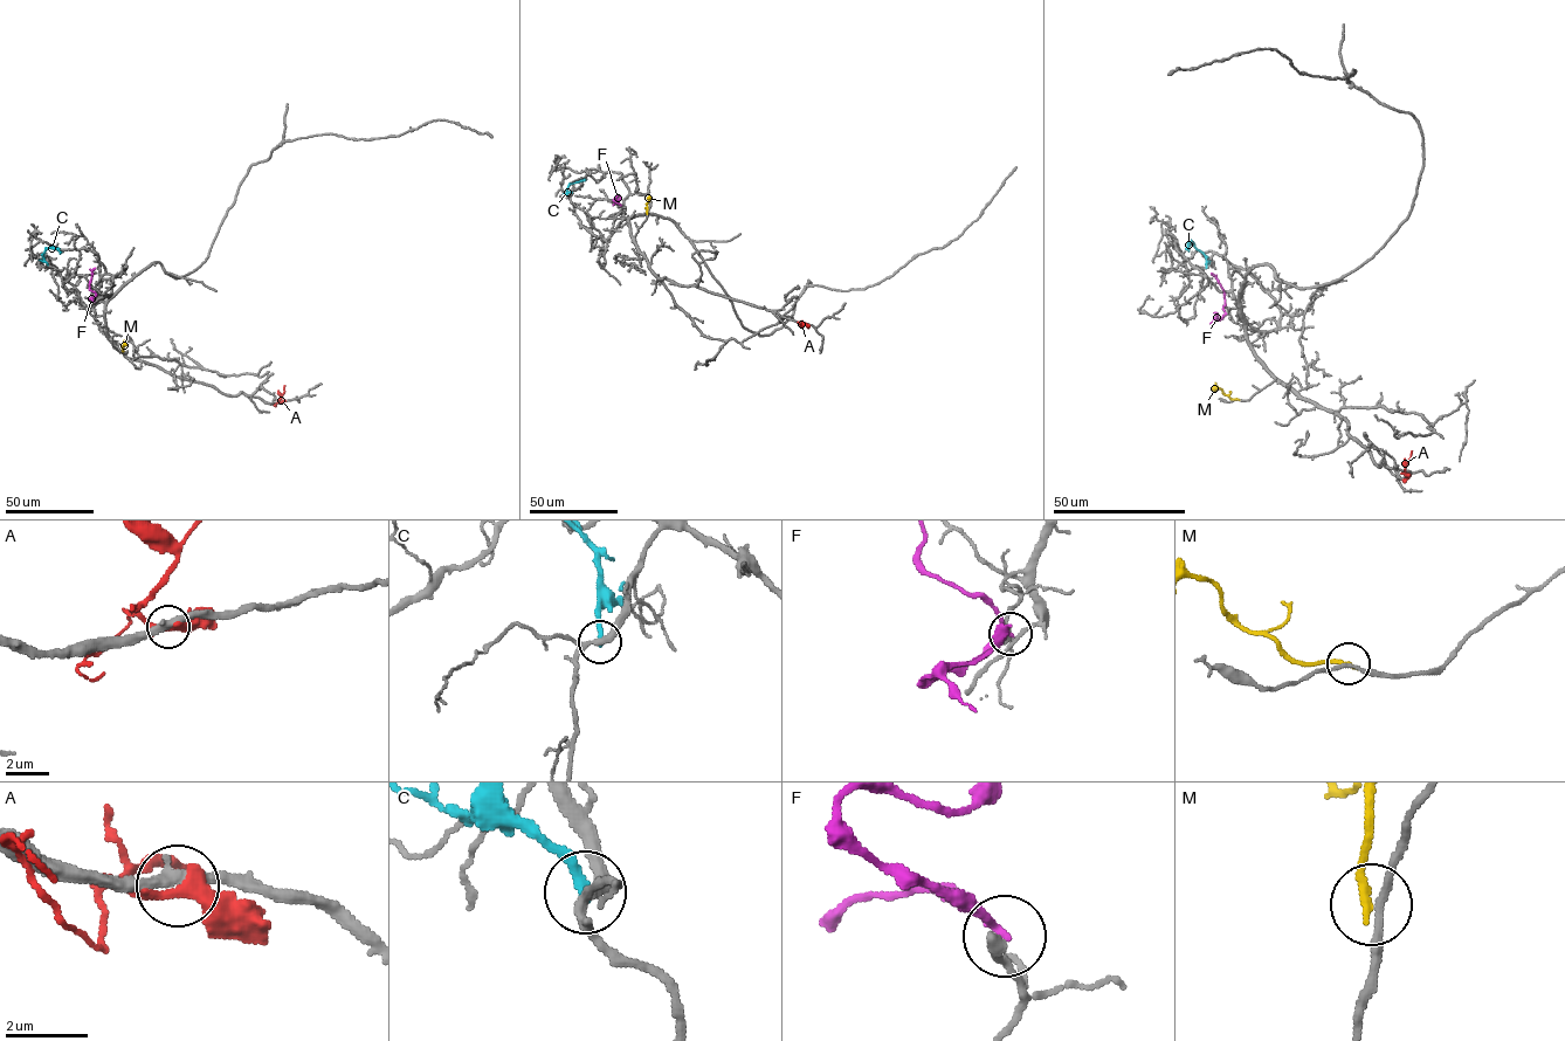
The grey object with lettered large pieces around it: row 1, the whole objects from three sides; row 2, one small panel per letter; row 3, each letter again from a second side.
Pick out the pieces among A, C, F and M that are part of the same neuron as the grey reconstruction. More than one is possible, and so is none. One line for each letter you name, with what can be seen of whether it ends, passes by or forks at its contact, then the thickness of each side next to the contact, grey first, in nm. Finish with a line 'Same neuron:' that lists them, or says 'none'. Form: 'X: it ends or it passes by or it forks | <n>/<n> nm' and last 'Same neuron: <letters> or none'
Same neuron: none

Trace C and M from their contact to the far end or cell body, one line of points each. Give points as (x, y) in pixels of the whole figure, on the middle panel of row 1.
C: (572, 192), (567, 191), (569, 186), (584, 180)
M: (647, 213), (648, 198)

